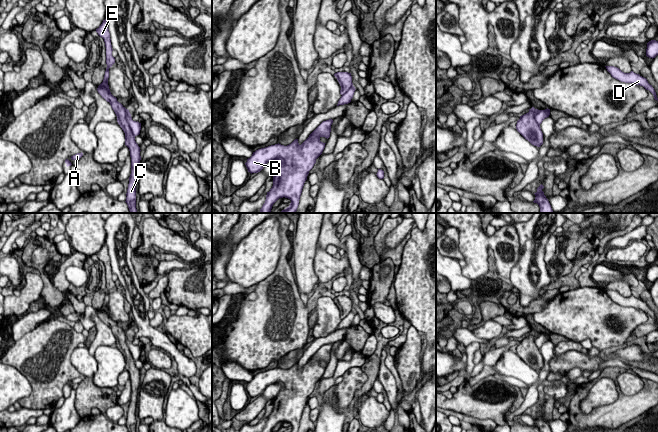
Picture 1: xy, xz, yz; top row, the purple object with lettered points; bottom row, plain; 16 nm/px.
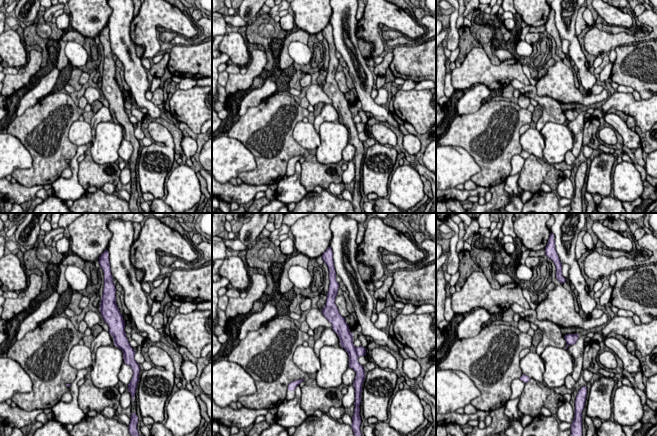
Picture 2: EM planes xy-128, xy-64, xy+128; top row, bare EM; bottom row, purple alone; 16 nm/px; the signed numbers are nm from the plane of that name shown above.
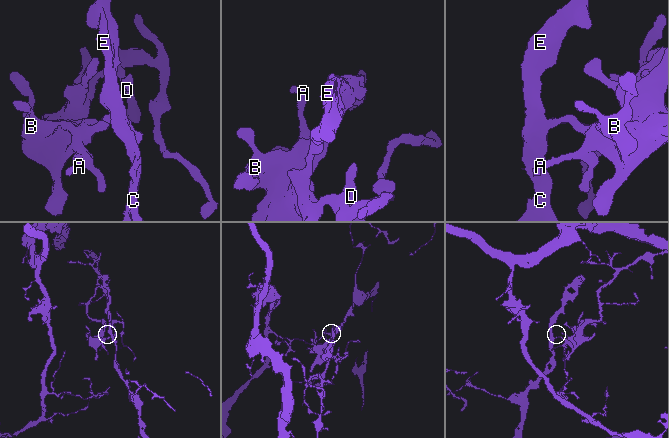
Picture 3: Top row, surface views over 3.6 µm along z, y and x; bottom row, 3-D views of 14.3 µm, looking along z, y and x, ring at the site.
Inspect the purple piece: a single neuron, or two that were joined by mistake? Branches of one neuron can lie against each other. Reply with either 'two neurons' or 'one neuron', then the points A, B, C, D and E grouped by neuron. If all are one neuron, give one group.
two neurons; groups A B D / C E

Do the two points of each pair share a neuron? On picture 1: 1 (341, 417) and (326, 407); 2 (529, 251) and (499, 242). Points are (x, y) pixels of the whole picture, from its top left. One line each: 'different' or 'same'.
1: same
2: different

